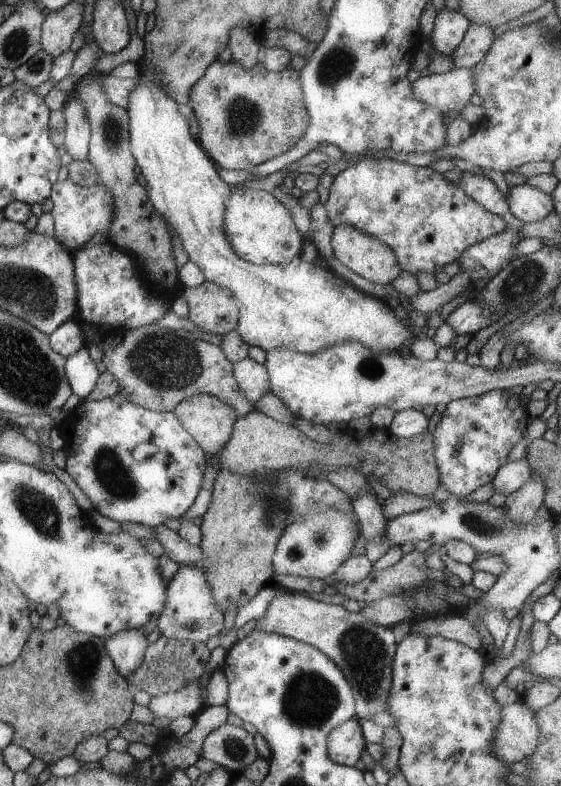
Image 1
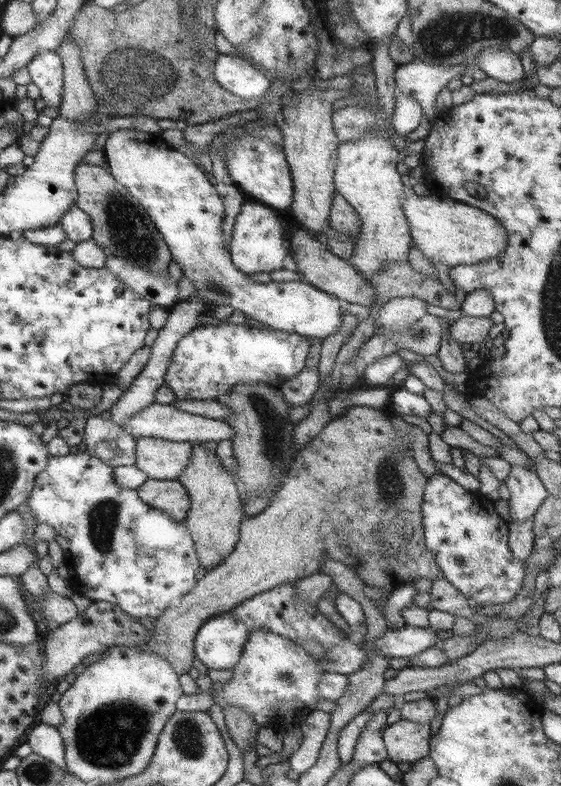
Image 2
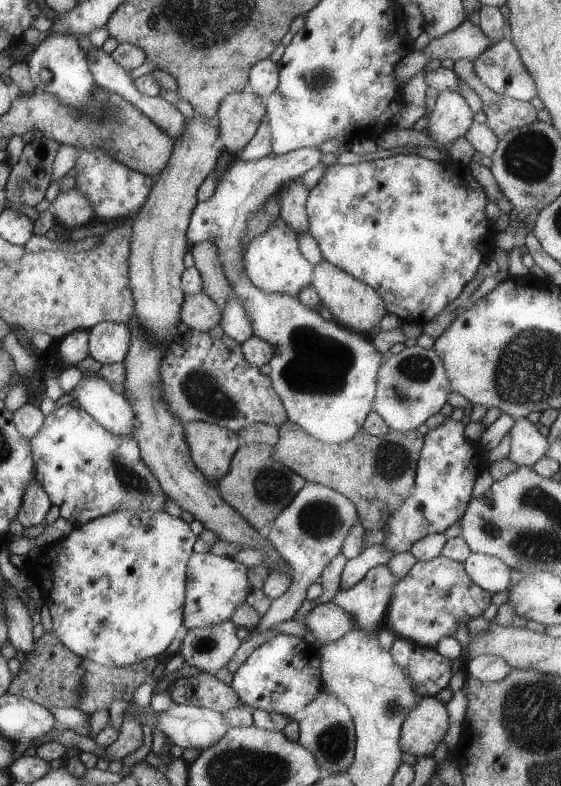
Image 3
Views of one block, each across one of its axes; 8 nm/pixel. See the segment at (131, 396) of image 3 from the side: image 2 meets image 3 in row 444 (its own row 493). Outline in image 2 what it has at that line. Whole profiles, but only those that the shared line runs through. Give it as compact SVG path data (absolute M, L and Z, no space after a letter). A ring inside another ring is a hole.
M147 479L137 493L152 508L167 512L174 520L186 520L191 500L180 481Z

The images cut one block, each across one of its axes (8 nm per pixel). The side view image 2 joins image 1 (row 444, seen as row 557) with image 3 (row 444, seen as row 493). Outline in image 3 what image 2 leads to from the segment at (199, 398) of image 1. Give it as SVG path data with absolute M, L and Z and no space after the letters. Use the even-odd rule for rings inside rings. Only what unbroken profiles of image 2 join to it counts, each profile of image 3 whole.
M194 420L184 424L190 458L208 480L220 480L228 474L232 457L240 448L236 432L210 422Z

